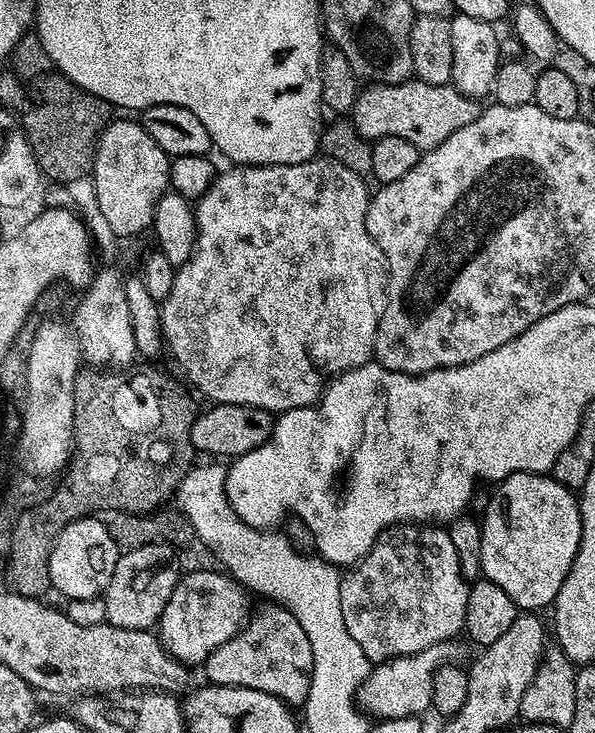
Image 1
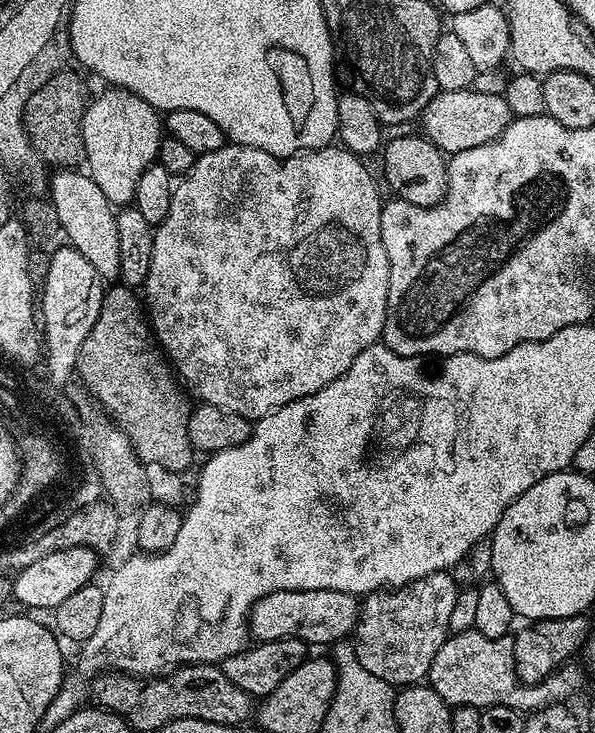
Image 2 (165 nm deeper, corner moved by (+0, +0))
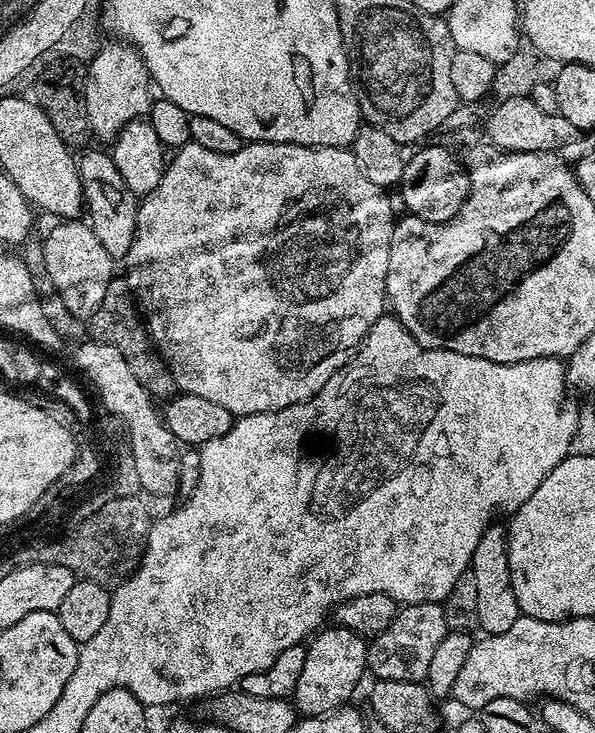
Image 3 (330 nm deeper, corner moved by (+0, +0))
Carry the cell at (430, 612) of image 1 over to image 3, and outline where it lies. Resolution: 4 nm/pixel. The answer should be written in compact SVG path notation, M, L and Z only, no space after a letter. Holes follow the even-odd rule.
M443 603L403 605L397 611L394 622L390 622L382 634L371 637L368 646L368 672L378 680L427 681L430 661L449 631Z

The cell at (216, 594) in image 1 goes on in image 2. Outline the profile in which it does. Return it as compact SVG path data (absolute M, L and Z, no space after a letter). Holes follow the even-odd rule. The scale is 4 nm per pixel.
M278 590L252 605L248 627L253 641L301 640L306 646L333 646L355 633L360 617L360 600L342 590Z

